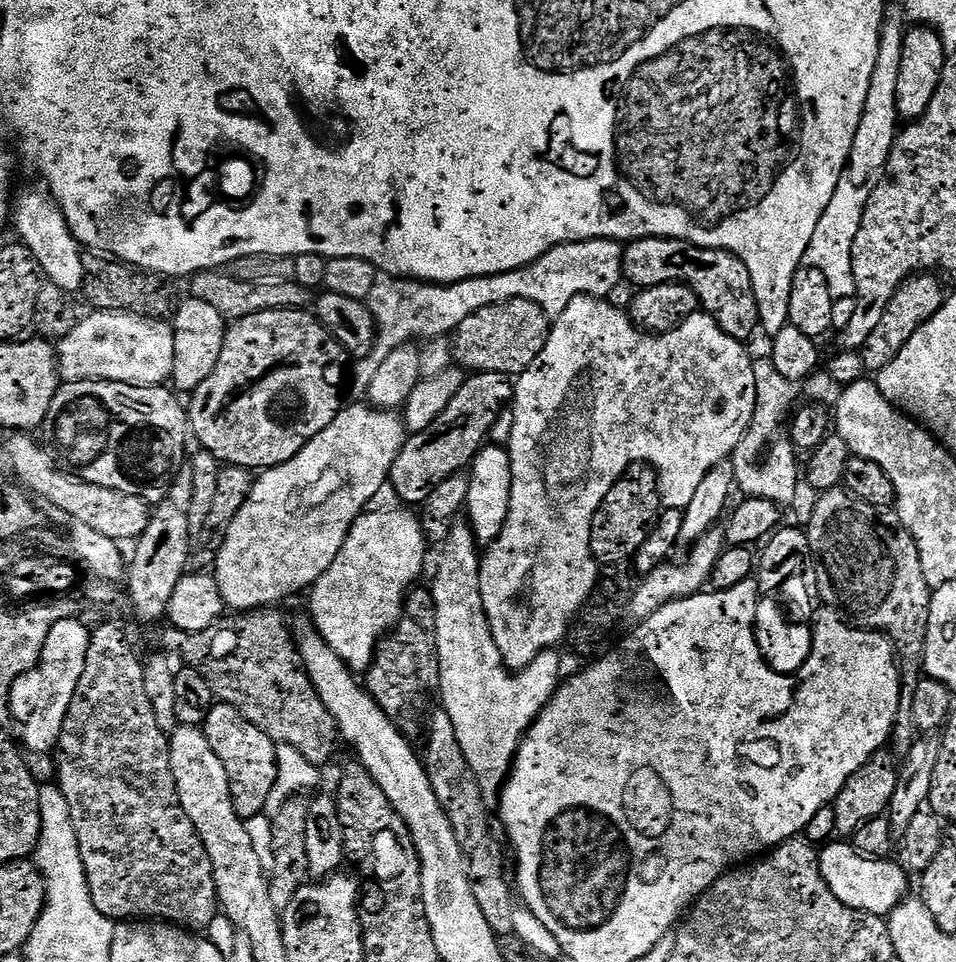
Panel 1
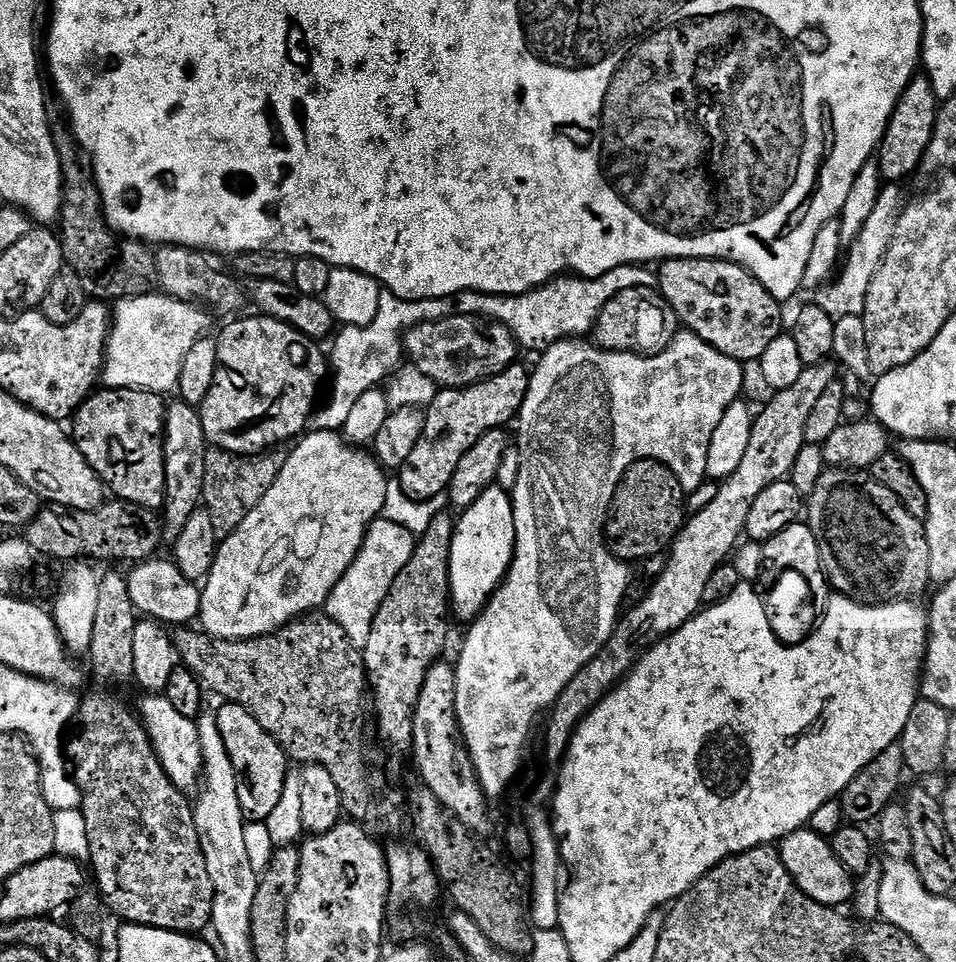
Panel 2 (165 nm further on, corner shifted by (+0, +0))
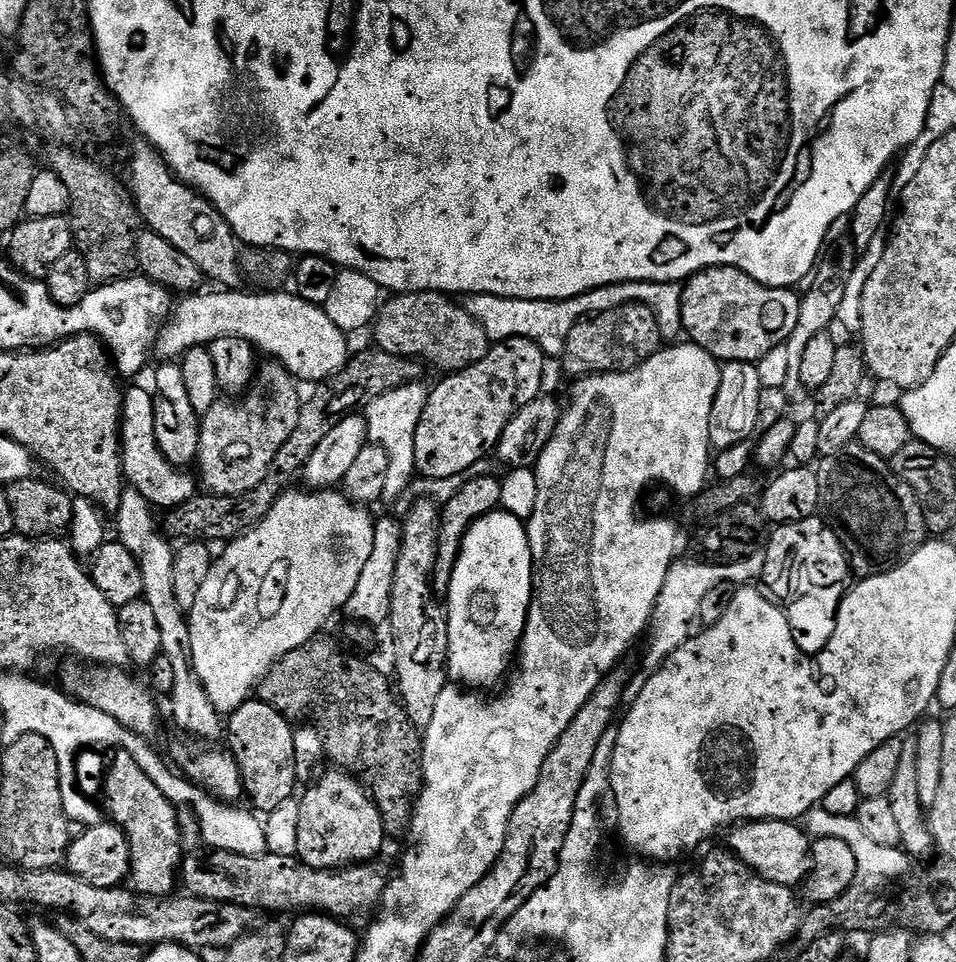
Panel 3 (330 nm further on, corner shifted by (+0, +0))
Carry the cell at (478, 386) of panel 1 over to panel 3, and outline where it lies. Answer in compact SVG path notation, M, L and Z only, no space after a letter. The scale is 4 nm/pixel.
M510 338L493 343L482 362L445 375L444 381L429 391L414 434L417 473L437 482L462 474L474 462L487 457L502 438L510 418L541 395L544 363L544 351L533 340Z

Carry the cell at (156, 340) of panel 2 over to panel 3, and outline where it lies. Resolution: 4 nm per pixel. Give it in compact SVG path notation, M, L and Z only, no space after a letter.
M212 290L188 294L173 307L166 323L159 329L155 351L164 358L180 358L189 348L210 346L218 338L238 338L265 357L280 364L297 381L324 382L341 372L348 363L350 349L345 333L330 322L323 307L298 298L291 291L261 291L251 296L245 290Z

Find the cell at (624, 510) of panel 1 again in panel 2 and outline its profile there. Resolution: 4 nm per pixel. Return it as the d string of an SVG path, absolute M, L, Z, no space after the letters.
M636 460L615 490L604 524L608 549L627 564L663 555L687 523L687 493L673 471L657 460Z

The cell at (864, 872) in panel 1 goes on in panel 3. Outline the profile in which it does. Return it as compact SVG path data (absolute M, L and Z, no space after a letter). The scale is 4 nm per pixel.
M758 820L733 827L731 829L727 847L734 855L744 863L747 868L751 868L762 878L766 878L775 884L784 884L790 889L795 889L796 884L803 885L812 867L810 855L810 837L799 823L790 820Z

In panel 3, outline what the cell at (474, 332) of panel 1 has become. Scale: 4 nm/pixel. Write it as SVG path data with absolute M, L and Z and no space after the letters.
M405 292L391 297L392 301L385 303L381 307L375 321L376 328L375 347L382 349L386 354L395 356L411 356L421 362L433 364L436 368L441 368L441 373L451 374L461 372L474 362L482 362L486 358L490 341L486 330L471 316L459 303L455 304L451 295L443 292Z

